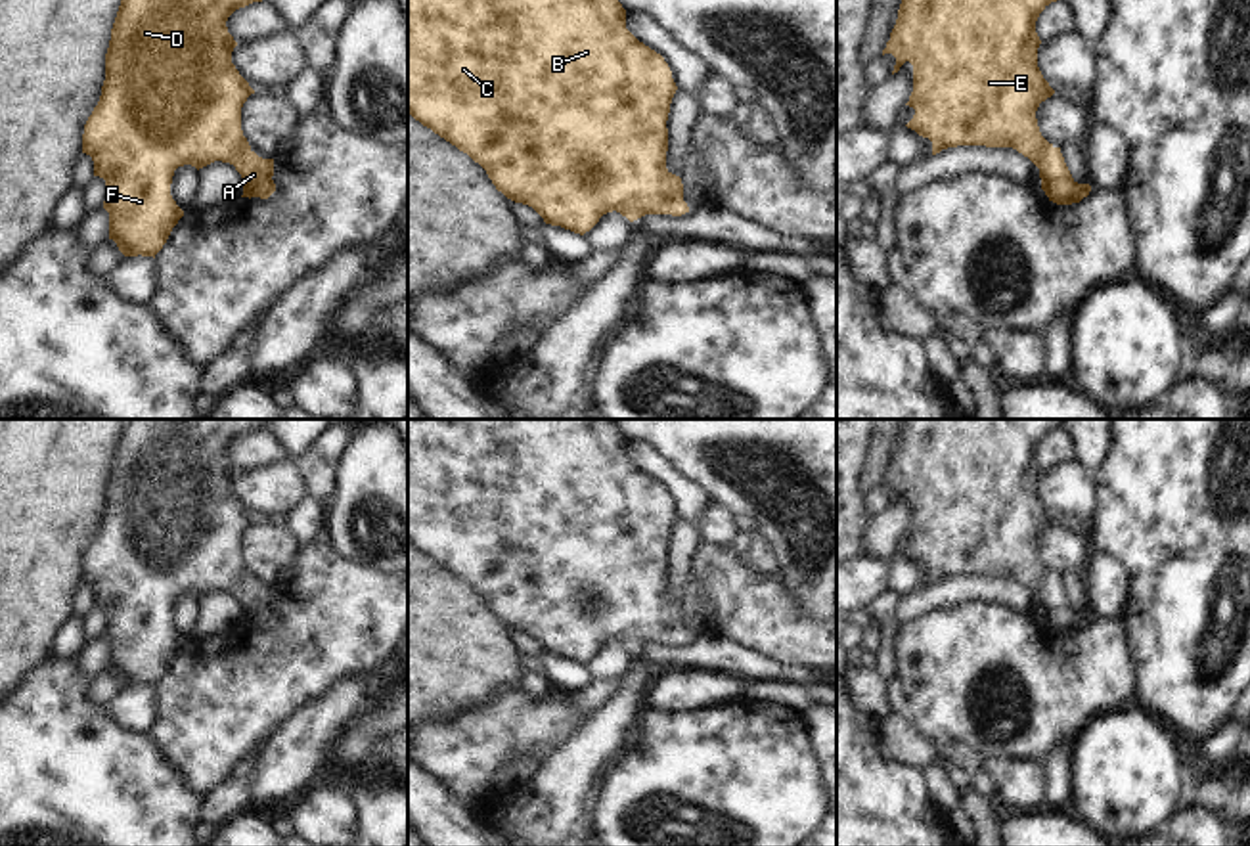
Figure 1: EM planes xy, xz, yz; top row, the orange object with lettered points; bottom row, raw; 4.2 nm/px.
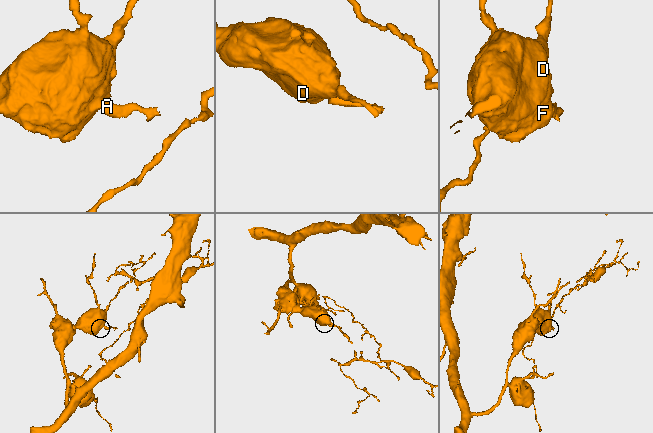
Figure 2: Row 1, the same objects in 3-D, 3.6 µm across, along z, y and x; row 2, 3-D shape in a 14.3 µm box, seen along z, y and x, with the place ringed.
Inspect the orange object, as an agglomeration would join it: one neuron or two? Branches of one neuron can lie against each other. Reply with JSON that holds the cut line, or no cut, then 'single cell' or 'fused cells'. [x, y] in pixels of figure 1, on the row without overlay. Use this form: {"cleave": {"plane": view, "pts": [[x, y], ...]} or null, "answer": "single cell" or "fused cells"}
{"cleave": null, "answer": "single cell"}

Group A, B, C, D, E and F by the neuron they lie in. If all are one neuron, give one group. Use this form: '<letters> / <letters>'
A B C D E F

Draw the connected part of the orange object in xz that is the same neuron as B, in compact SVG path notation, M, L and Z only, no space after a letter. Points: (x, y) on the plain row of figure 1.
M408 419L408 542L419 549L423 555L431 557L435 563L456 574L459 580L467 582L475 591L479 591L498 620L502 620L507 628L515 632L523 632L532 635L546 653L561 655L574 662L584 664L590 660L603 643L607 641L620 641L630 651L645 645L645 643L672 643L681 645L689 641L687 632L683 630L683 612L681 607L672 603L666 597L666 580L668 580L668 542L670 532L676 523L678 515L672 507L672 500L664 486L639 471L628 457L626 457L626 438L616 427L614 419Z

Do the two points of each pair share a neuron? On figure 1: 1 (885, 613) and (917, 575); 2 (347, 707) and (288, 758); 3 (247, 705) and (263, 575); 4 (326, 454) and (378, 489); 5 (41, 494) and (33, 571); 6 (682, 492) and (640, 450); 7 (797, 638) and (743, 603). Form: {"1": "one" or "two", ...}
{"1": "two", "2": "one", "3": "two", "4": "two", "5": "one", "6": "one", "7": "one"}

